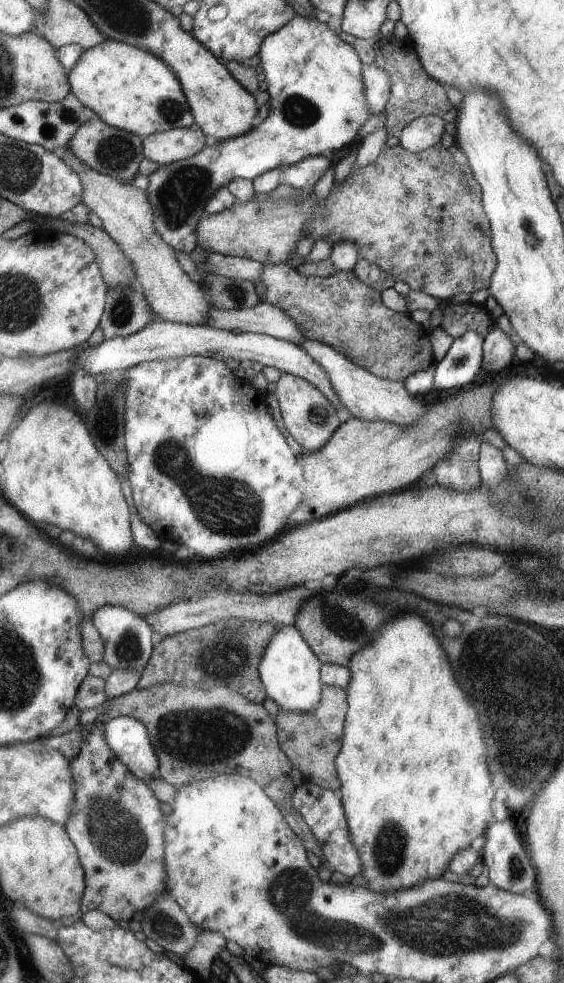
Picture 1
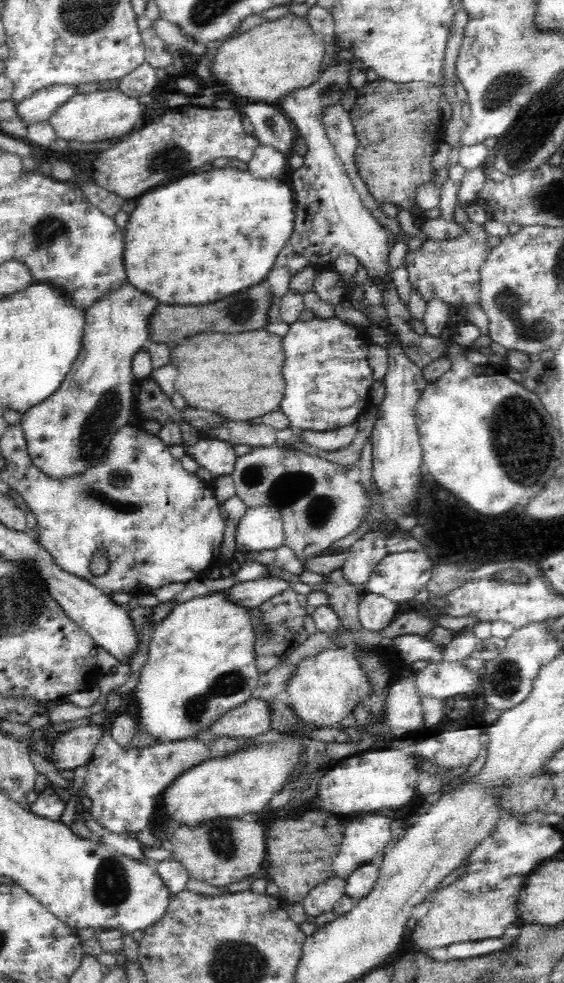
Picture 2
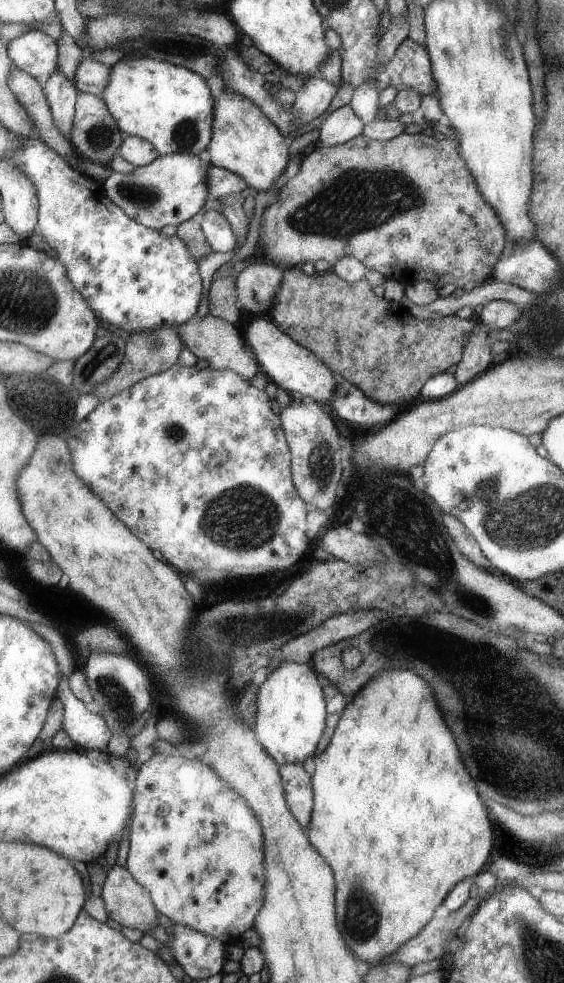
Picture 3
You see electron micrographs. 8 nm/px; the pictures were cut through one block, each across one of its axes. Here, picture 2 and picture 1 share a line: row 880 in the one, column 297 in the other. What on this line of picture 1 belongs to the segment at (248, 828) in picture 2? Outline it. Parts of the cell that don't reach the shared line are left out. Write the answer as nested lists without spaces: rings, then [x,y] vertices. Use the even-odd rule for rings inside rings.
[[[401,145],[394,147],[385,147],[384,151],[372,164],[364,166],[364,168],[356,168],[352,166],[350,174],[346,177],[345,181],[337,187],[330,190],[329,195],[324,200],[319,200],[314,191],[305,191],[306,197],[300,201],[299,198],[295,200],[278,200],[272,199],[262,200],[252,199],[246,203],[236,203],[229,210],[218,214],[205,214],[204,218],[200,220],[199,227],[196,228],[197,238],[199,240],[198,246],[210,252],[219,253],[225,256],[242,257],[254,260],[263,264],[286,264],[291,259],[292,254],[296,254],[296,245],[299,239],[307,234],[311,236],[314,242],[320,238],[327,239],[328,244],[336,244],[336,242],[354,242],[358,248],[360,259],[370,262],[370,264],[379,267],[386,273],[390,273],[395,281],[401,281],[407,284],[411,291],[424,292],[436,300],[451,300],[450,297],[455,294],[466,293],[473,294],[481,289],[490,288],[491,277],[498,267],[498,258],[495,256],[494,250],[491,248],[491,224],[490,218],[487,217],[486,210],[483,209],[483,190],[482,186],[474,178],[474,174],[470,172],[470,168],[466,164],[458,164],[452,154],[442,148],[428,148],[422,152],[409,152],[407,149],[402,148]]]

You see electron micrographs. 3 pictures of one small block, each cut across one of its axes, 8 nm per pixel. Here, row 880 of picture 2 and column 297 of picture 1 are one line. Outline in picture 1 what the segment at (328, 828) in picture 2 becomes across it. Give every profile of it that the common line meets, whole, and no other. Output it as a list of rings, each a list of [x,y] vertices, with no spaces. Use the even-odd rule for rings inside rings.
[[[263,264],[260,281],[266,287],[263,300],[283,309],[296,324],[299,324],[305,339],[322,341],[331,348],[345,352],[348,359],[375,376],[388,380],[406,380],[408,376],[424,372],[432,368],[432,364],[438,363],[430,344],[432,331],[423,328],[422,324],[416,324],[416,320],[409,316],[409,311],[393,312],[392,308],[388,308],[388,304],[384,304],[384,292],[377,292],[360,282],[353,271],[337,271],[332,276],[320,278],[302,276],[297,268],[290,268],[288,264]]]

